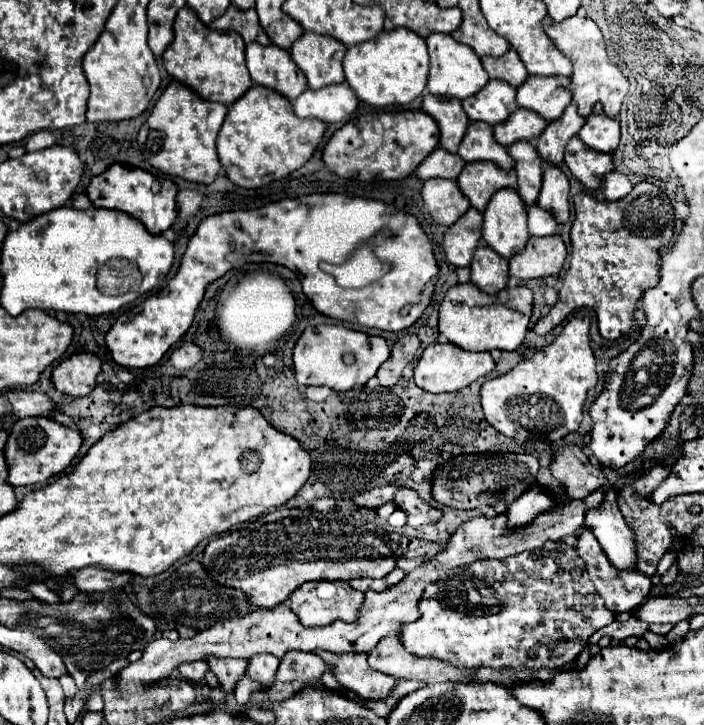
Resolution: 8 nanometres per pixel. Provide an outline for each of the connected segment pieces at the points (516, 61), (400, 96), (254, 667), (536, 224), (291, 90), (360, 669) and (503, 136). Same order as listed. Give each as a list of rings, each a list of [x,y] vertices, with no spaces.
[[[508,50],[506,54],[502,54],[498,58],[494,58],[494,56],[484,56],[484,58],[486,60],[482,60],[482,64],[490,78],[504,80],[512,86],[520,86],[528,78],[528,70],[524,68],[516,50]]]
[[[382,30],[378,38],[354,44],[344,56],[344,74],[356,96],[370,106],[408,104],[426,88],[428,78],[428,50],[426,40],[412,30]]]
[[[258,654],[256,658],[248,660],[246,676],[250,676],[252,680],[258,680],[258,682],[272,682],[278,664],[280,664],[278,658],[272,658],[270,654]]]
[[[536,206],[528,208],[528,230],[532,236],[552,236],[556,234],[556,228],[558,222],[552,218],[552,214]]]
[[[246,44],[246,64],[256,84],[268,86],[284,94],[288,100],[294,100],[304,92],[304,88],[308,88],[304,74],[298,74],[298,68],[292,62],[288,50],[276,44]]]
[[[314,650],[326,664],[332,664],[334,678],[360,694],[362,698],[384,698],[388,694],[388,676],[380,672],[372,672],[372,668],[366,662],[366,654],[358,652],[344,652],[344,654],[334,654],[334,652],[324,652],[324,650]]]
[[[518,108],[508,116],[508,120],[494,126],[494,138],[500,144],[510,146],[518,140],[532,140],[540,136],[546,124],[548,122],[540,114],[526,108]]]

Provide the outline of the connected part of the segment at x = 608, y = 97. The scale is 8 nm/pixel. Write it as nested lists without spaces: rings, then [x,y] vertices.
[[[546,16],[544,30],[546,30],[548,38],[558,46],[558,50],[564,52],[570,58],[570,62],[574,64],[572,92],[574,92],[574,102],[578,106],[578,114],[586,118],[592,112],[592,106],[596,102],[600,102],[608,116],[616,116],[620,112],[620,104],[622,104],[630,84],[624,78],[624,74],[618,70],[618,66],[614,66],[610,62],[600,28],[590,18],[572,16],[568,20],[554,22],[550,16]]]

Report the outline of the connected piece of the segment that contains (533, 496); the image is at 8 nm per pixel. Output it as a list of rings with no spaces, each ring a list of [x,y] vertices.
[[[530,488],[510,504],[510,508],[506,512],[508,524],[510,526],[524,526],[524,524],[532,522],[538,514],[542,514],[542,510],[552,510],[558,504],[560,502],[552,494],[548,494],[540,488]]]

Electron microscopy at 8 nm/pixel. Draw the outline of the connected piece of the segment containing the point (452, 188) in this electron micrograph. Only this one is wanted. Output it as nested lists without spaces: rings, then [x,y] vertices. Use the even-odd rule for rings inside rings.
[[[444,178],[426,180],[422,188],[422,198],[432,220],[444,226],[452,226],[470,208],[470,202],[458,188],[456,180]]]

